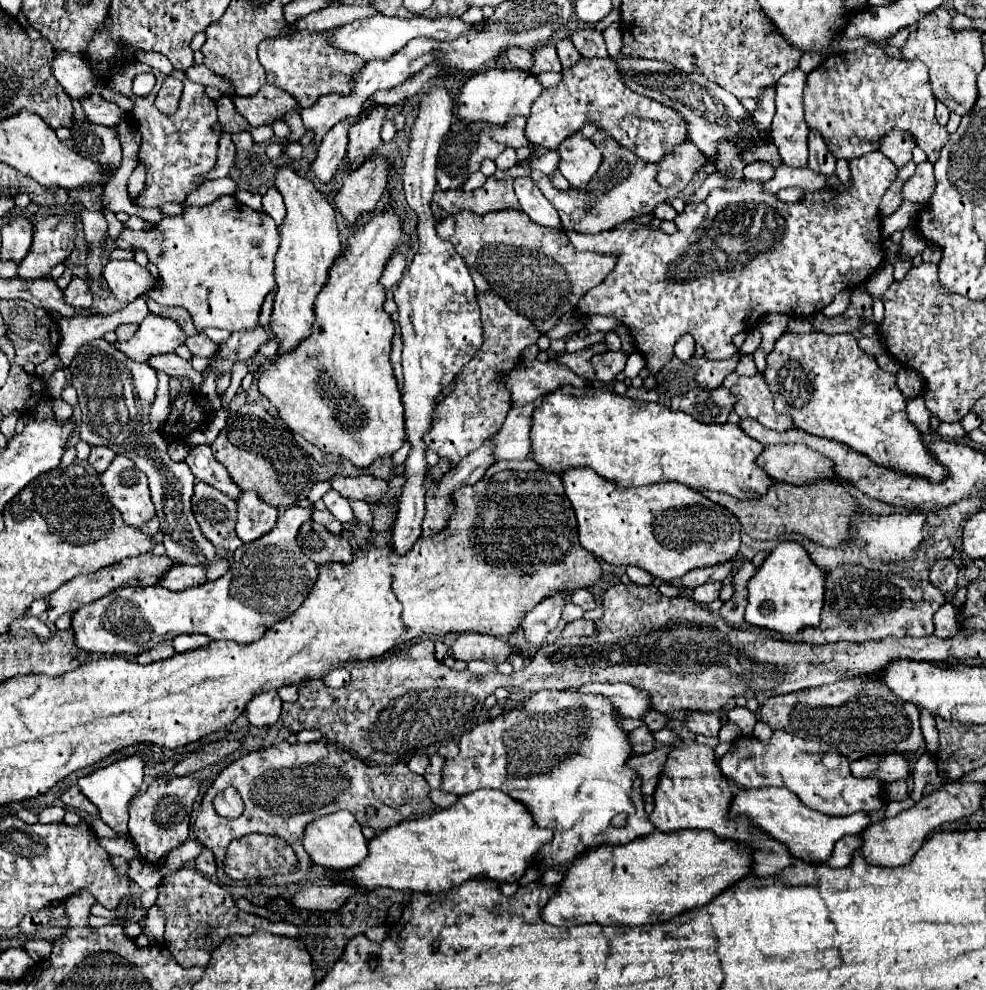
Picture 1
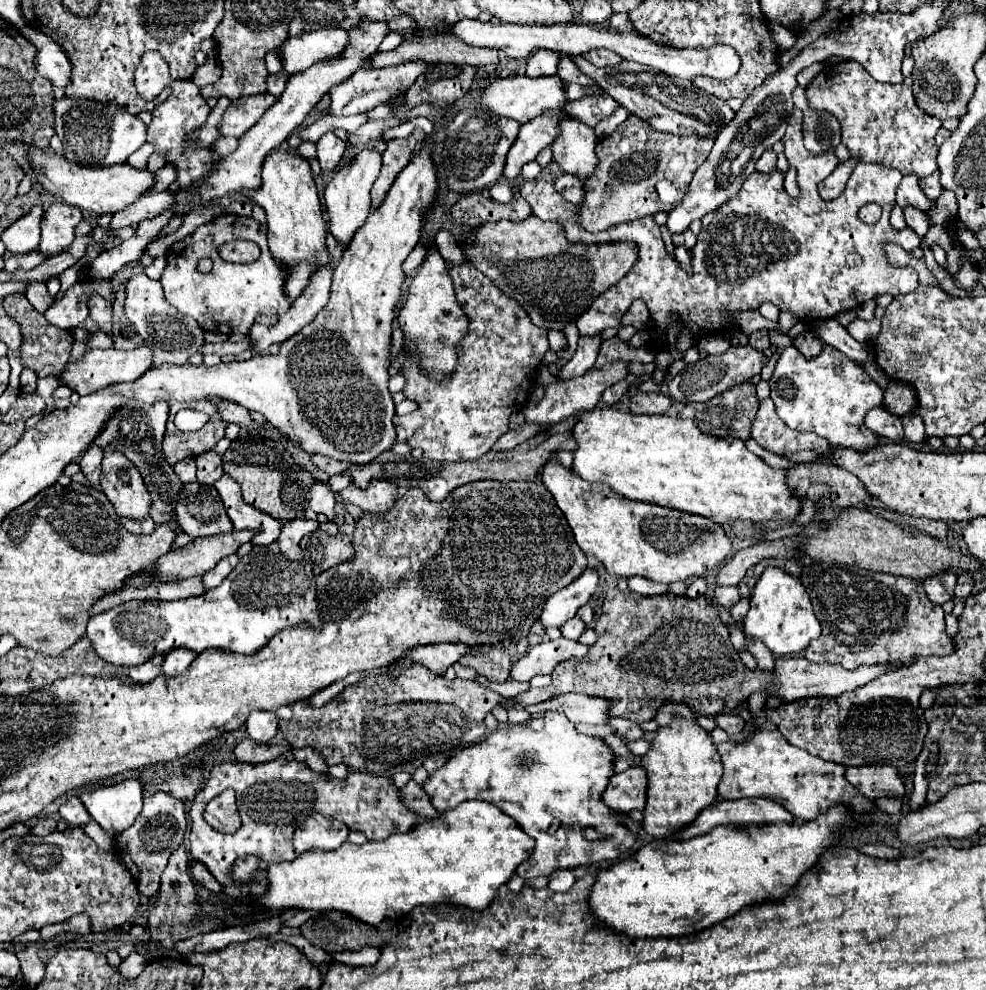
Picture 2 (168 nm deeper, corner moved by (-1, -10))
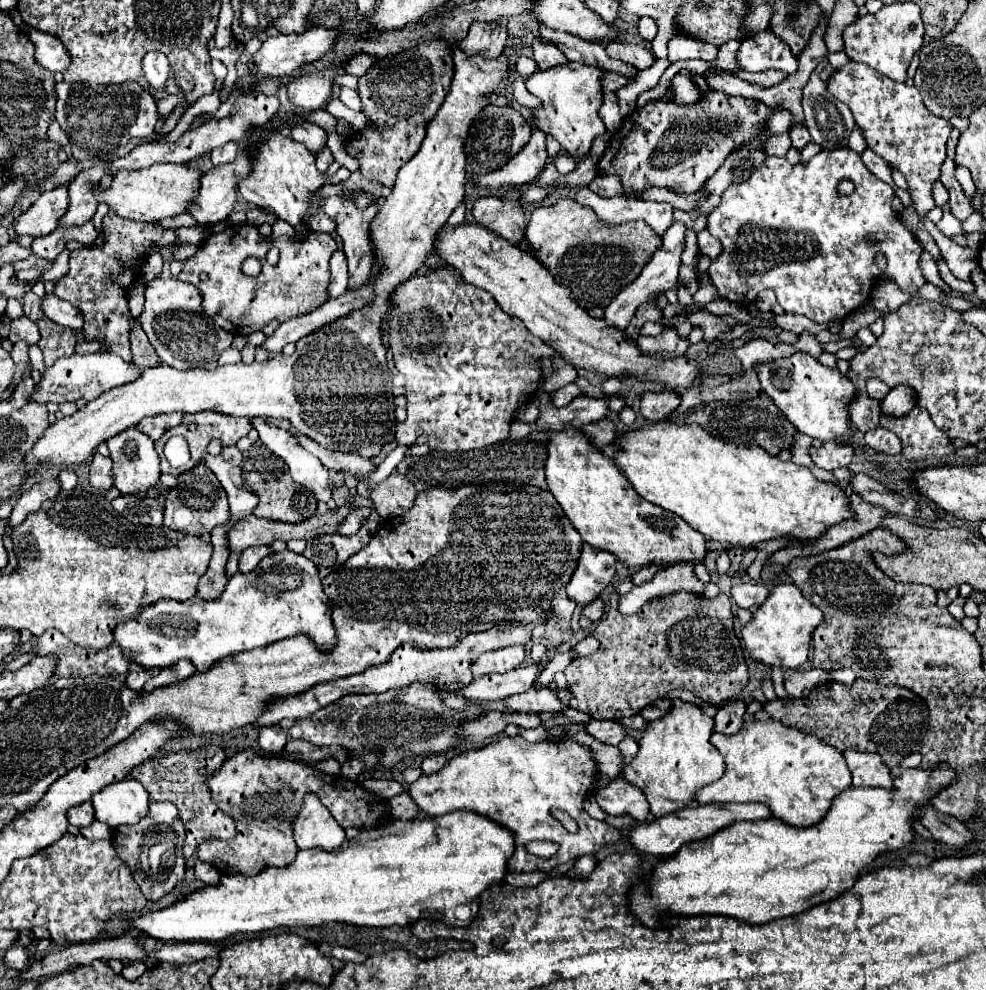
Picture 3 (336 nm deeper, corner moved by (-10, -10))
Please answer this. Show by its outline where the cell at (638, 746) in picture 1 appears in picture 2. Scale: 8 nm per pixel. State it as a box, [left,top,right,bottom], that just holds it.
[603,735,633,771]

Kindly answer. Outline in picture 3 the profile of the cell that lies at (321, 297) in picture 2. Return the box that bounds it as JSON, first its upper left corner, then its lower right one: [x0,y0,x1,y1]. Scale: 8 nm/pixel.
[328,249,348,299]

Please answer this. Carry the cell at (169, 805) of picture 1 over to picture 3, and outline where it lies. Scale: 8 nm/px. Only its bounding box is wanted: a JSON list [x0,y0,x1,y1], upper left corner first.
[114,801,186,901]

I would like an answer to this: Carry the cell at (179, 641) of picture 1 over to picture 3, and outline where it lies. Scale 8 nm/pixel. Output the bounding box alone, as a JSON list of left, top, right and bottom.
[142,659,196,691]

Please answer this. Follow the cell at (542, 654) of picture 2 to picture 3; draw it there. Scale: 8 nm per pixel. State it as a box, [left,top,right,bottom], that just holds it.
[460,665,540,701]

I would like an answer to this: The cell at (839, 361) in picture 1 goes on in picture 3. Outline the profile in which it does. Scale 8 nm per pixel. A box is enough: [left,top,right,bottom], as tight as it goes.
[756,353,858,441]

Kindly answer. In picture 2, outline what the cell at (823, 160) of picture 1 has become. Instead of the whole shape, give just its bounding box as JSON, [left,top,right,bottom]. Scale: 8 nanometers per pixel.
[793,85,841,155]

